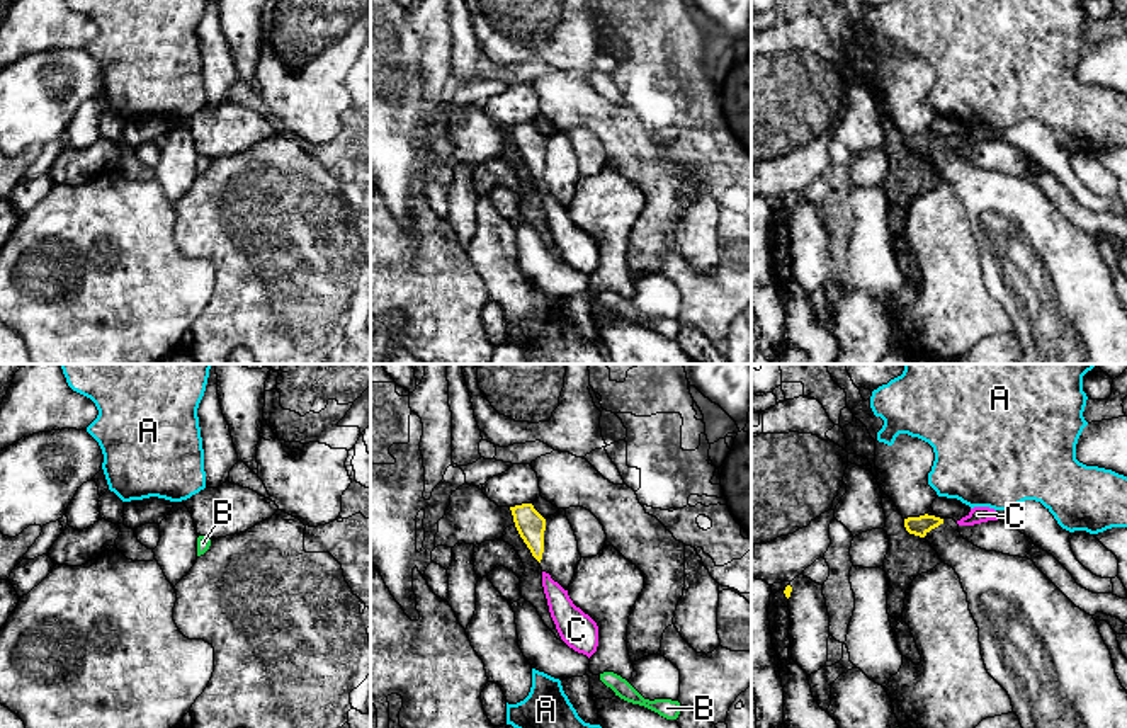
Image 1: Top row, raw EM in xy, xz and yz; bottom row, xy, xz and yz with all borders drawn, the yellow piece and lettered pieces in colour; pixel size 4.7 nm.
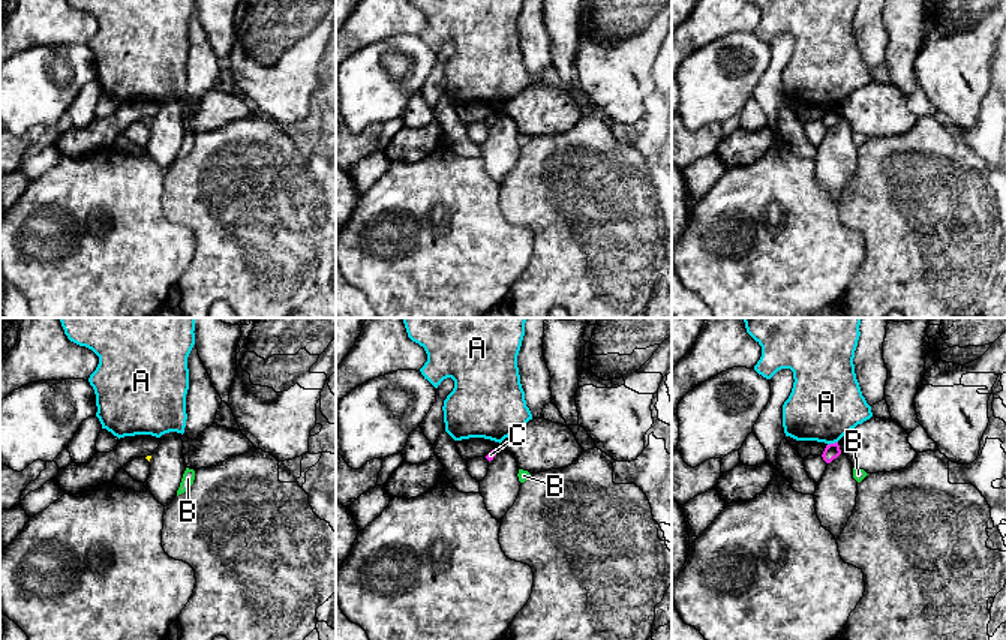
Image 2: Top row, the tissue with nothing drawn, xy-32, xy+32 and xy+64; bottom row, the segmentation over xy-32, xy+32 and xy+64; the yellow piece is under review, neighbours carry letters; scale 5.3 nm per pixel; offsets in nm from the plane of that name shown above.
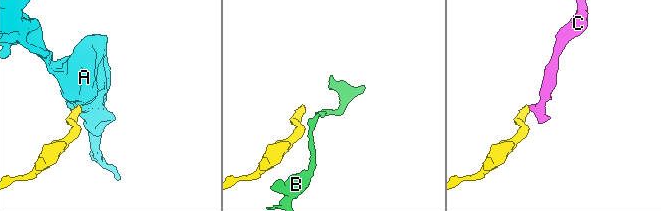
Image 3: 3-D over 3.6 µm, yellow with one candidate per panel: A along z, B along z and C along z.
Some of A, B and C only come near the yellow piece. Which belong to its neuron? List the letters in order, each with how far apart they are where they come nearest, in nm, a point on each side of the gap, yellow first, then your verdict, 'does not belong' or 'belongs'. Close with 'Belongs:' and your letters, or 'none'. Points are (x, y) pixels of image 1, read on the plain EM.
A: gap 100 nm; span yz (934, 135), (939, 114); does not belong
B: gap 600 nm; span xz (539, 181), (600, 293); does not belong
C: gap 50 nm; span xz (539, 181), (543, 191); belongs
Belongs: C

